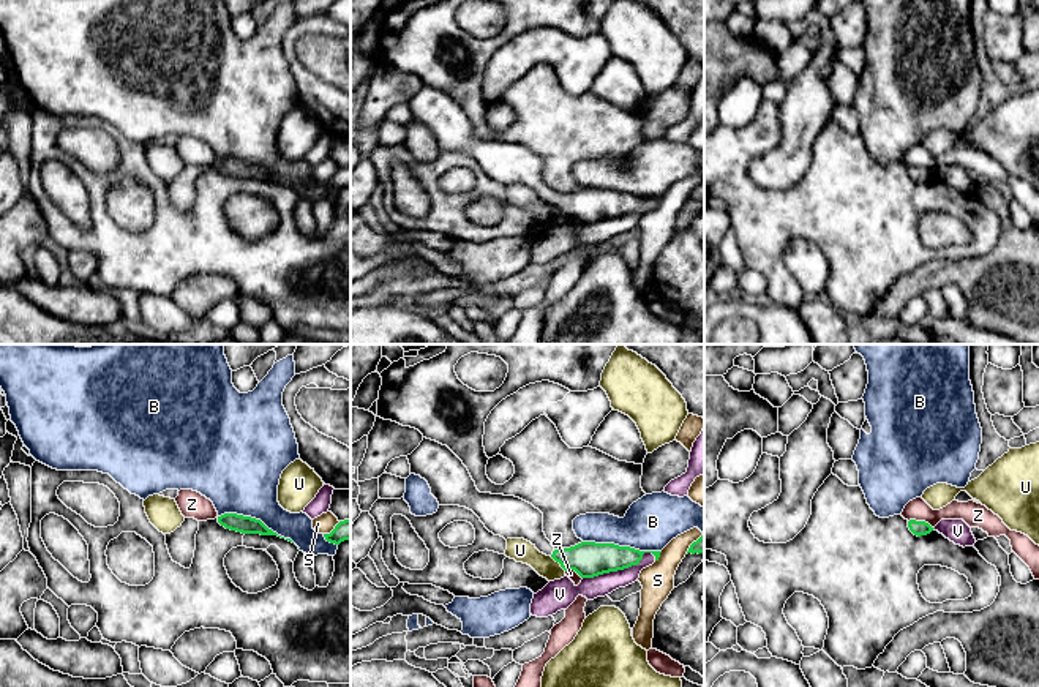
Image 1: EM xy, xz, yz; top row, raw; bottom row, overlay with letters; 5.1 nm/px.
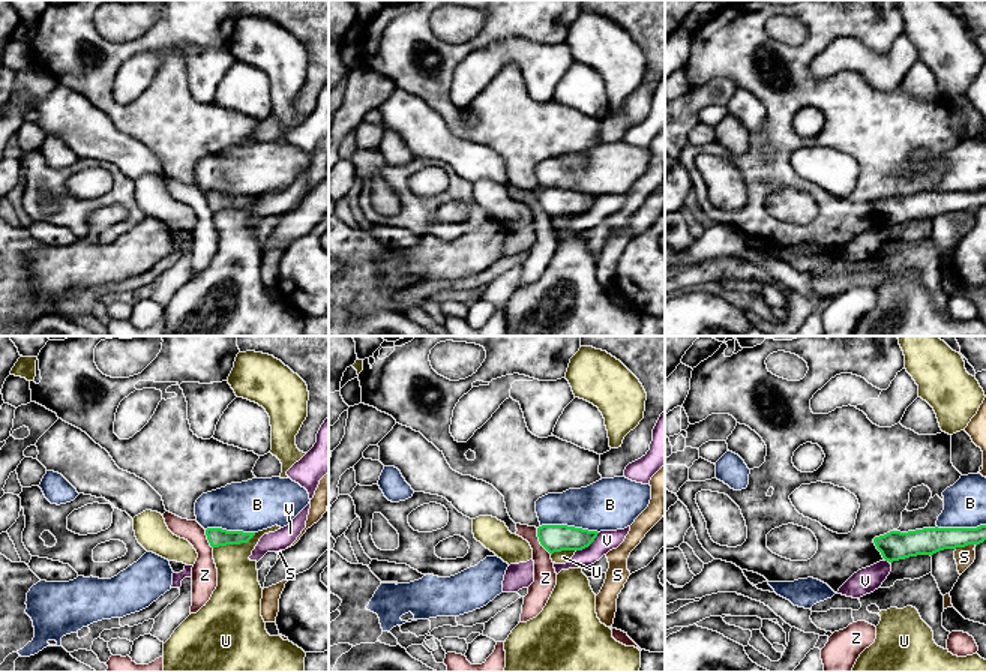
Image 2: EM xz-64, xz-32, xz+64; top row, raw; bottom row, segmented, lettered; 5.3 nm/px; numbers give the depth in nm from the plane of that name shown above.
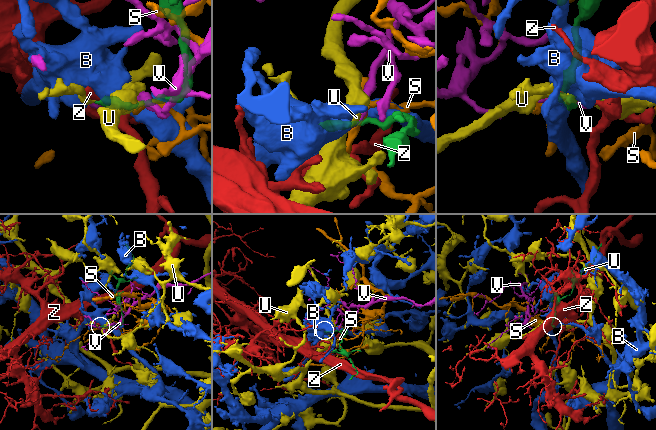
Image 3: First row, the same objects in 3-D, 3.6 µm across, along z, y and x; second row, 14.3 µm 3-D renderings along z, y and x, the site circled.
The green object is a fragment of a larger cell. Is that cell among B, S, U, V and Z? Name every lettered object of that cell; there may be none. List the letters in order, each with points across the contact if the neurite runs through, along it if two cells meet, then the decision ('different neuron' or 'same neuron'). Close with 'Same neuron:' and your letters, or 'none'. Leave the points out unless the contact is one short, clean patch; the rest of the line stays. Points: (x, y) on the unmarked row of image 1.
B: different neuron
S: border along xz (662, 198), (656, 207); different neuron
U: border along xz (550, 202), (566, 217); different neuron
V: border along xz (656, 202), (645, 199), (637, 210), (583, 225); different neuron
Z: border along yz (908, 166), (924, 166), (933, 174); different neuron
Same neuron: none

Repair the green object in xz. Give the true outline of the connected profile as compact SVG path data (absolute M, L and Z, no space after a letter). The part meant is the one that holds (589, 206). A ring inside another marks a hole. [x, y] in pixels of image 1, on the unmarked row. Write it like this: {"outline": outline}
{"outline": "M423 84L420 92L407 101L411 120L425 125L431 134L431 141L439 152L459 152L472 156L485 174L494 182L507 185L524 185L531 188L540 199L551 202L561 213L575 216L581 224L594 224L603 220L617 218L638 212L644 199L652 199L658 207L662 197L640 197L630 193L614 190L581 188L570 194L556 196L543 178L543 160L532 150L504 141L480 139L463 107L447 93L436 87Z"}

